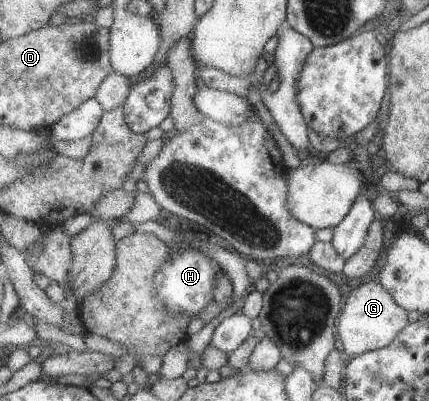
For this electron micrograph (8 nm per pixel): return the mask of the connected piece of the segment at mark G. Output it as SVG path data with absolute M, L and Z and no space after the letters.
M377 280L357 287L348 296L342 314L338 319L339 348L345 354L346 358L350 359L367 352L375 351L376 349L387 347L397 338L398 333L410 324L409 320L407 320L407 313L408 311L405 308L397 305L391 292L387 291Z

